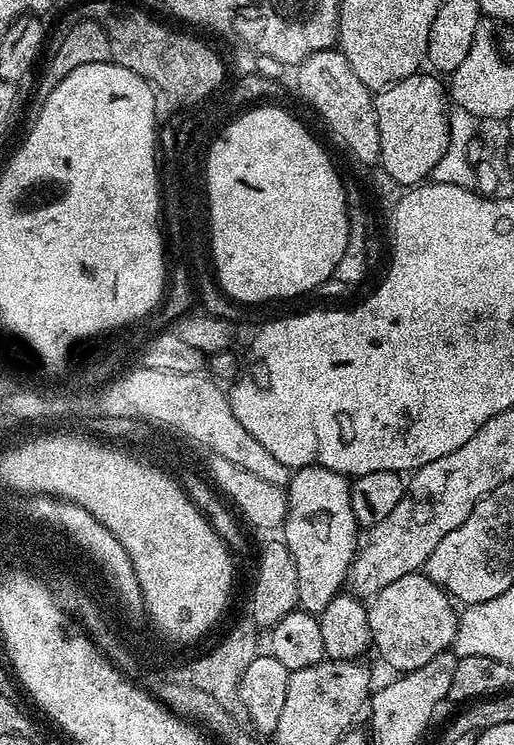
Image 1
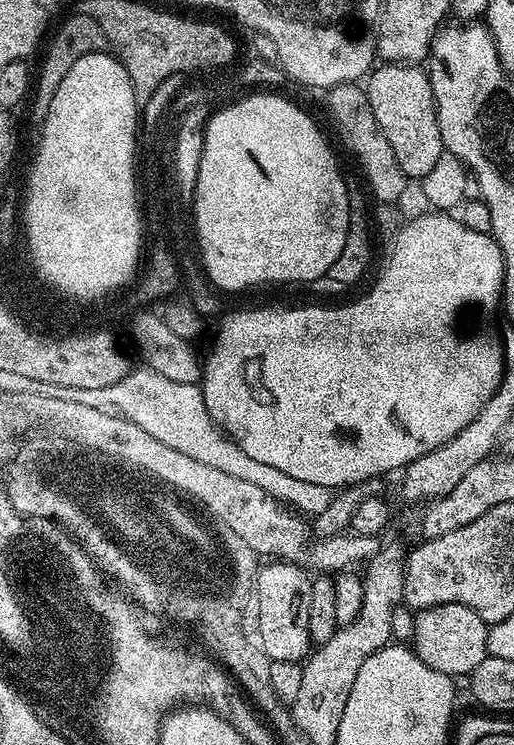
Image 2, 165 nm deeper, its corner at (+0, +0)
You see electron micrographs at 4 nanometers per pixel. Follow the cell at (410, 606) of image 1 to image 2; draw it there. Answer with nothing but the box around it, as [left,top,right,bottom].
[411,604,490,678]

